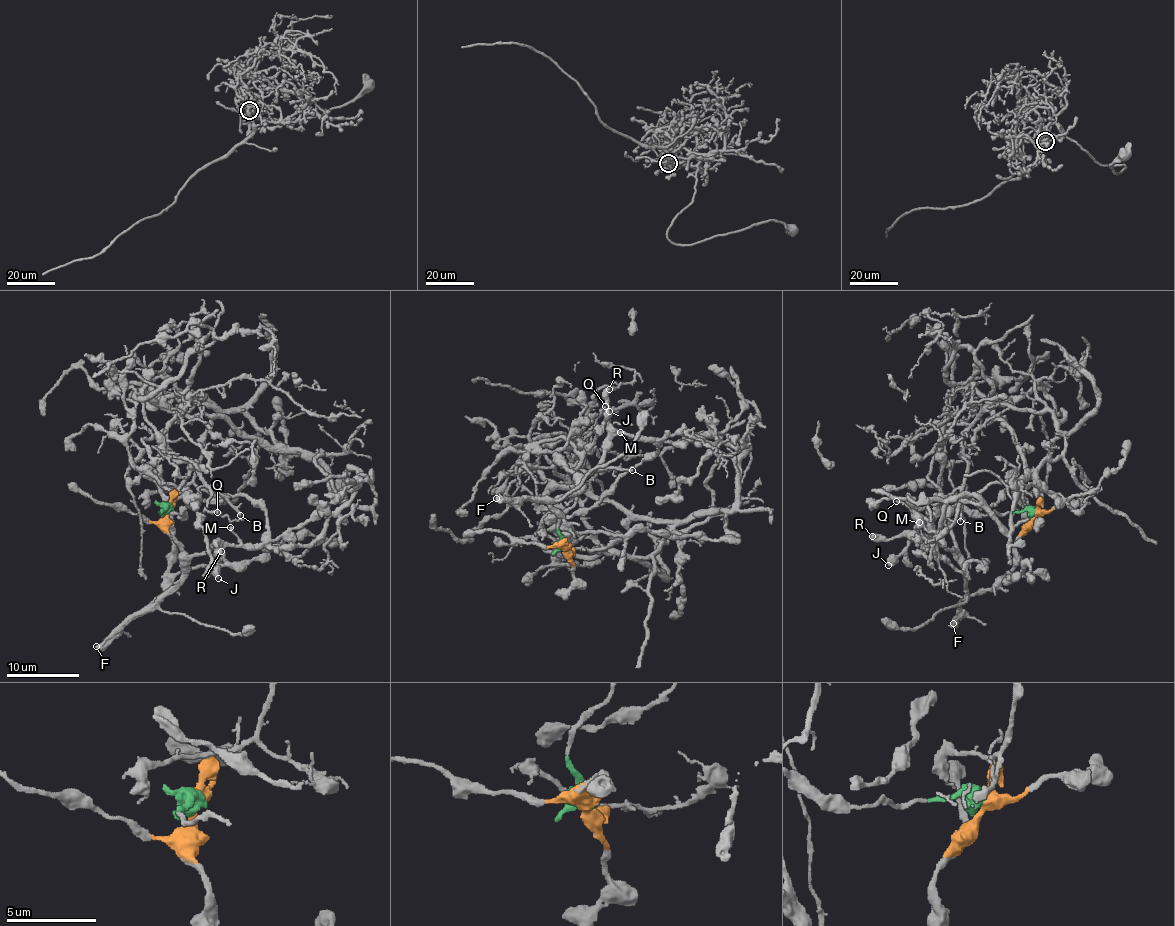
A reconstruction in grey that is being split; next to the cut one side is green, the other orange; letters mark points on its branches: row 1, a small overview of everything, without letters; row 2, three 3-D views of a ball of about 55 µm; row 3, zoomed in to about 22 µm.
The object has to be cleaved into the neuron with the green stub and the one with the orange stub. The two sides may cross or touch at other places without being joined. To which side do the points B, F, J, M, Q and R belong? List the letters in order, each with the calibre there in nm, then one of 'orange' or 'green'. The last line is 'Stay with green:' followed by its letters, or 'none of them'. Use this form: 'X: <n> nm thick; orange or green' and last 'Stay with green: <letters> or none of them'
B: 190 nm thick; green
F: 480 nm thick; orange
J: 550 nm thick; green
M: 280 nm thick; orange
Q: 190 nm thick; green
R: 600 nm thick; orange
Stay with green: B, J, Q

